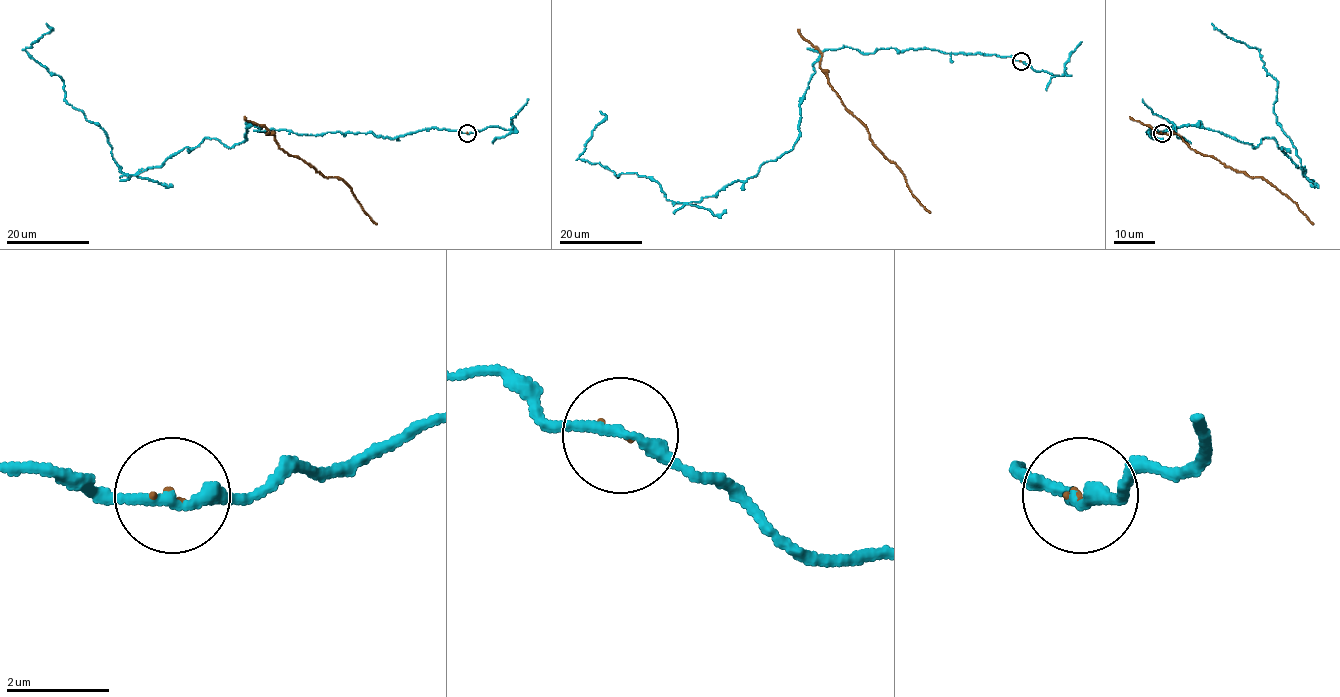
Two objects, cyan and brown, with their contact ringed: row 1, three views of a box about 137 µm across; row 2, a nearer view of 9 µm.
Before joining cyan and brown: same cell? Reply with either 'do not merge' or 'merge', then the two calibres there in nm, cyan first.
do not merge; calibres 240 and 60 nm

